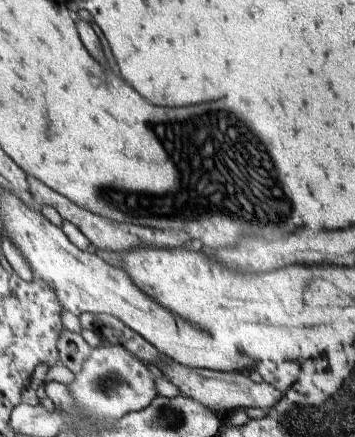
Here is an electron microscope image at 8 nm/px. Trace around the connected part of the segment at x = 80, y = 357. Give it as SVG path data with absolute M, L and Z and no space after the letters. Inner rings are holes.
M65 328L58 339L59 359L74 374L81 372L92 348L84 341L80 333Z

